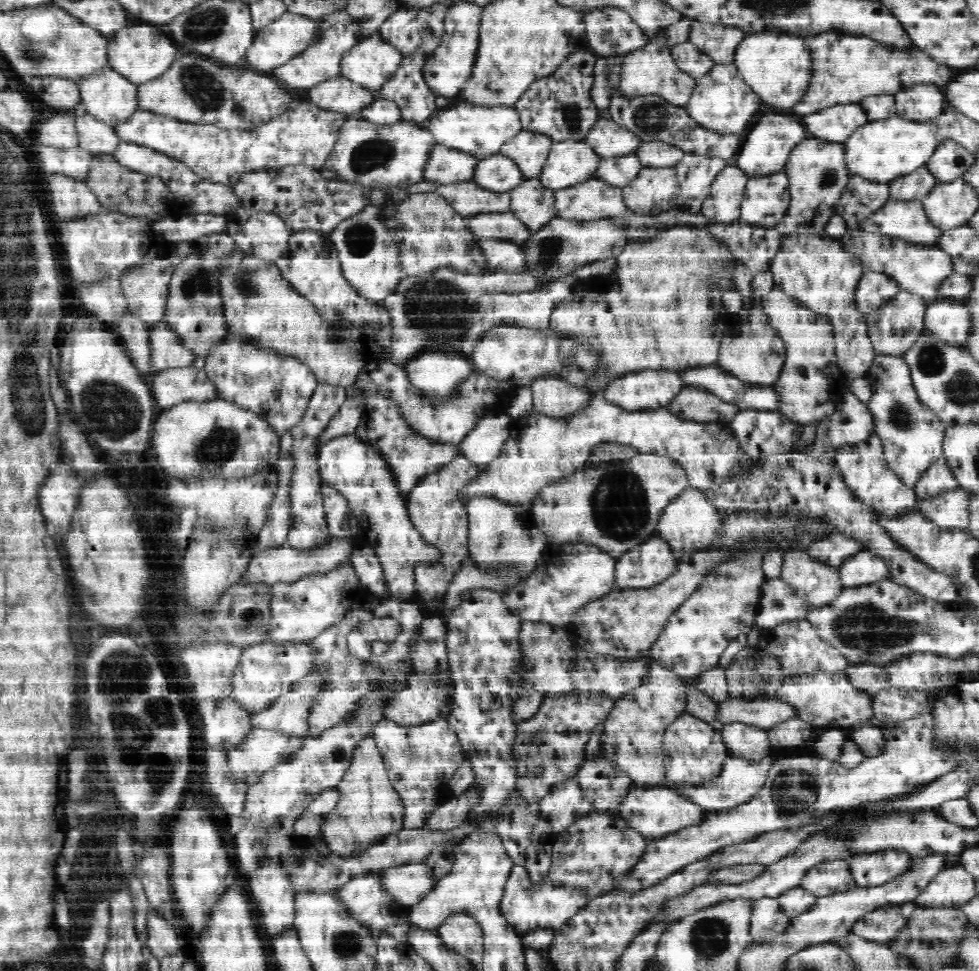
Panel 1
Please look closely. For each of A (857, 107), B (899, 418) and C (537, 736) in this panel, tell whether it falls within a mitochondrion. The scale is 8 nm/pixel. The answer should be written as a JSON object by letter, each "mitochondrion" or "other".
{"A":"other","B":"mitochondrion","C":"mitochondrion"}

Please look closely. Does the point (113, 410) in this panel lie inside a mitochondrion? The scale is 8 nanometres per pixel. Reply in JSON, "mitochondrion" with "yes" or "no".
{"mitochondrion":"yes"}

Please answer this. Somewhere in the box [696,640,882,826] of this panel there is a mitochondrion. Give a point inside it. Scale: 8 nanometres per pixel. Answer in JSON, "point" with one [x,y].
{"point":[790,792]}

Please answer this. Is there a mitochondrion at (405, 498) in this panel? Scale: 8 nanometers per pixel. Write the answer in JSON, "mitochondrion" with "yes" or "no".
{"mitochondrion":"no"}

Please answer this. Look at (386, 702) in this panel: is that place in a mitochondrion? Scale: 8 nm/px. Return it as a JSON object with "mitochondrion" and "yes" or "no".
{"mitochondrion":"no"}

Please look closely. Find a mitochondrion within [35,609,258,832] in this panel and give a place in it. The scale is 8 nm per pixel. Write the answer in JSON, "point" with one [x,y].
{"point":[114,668]}

